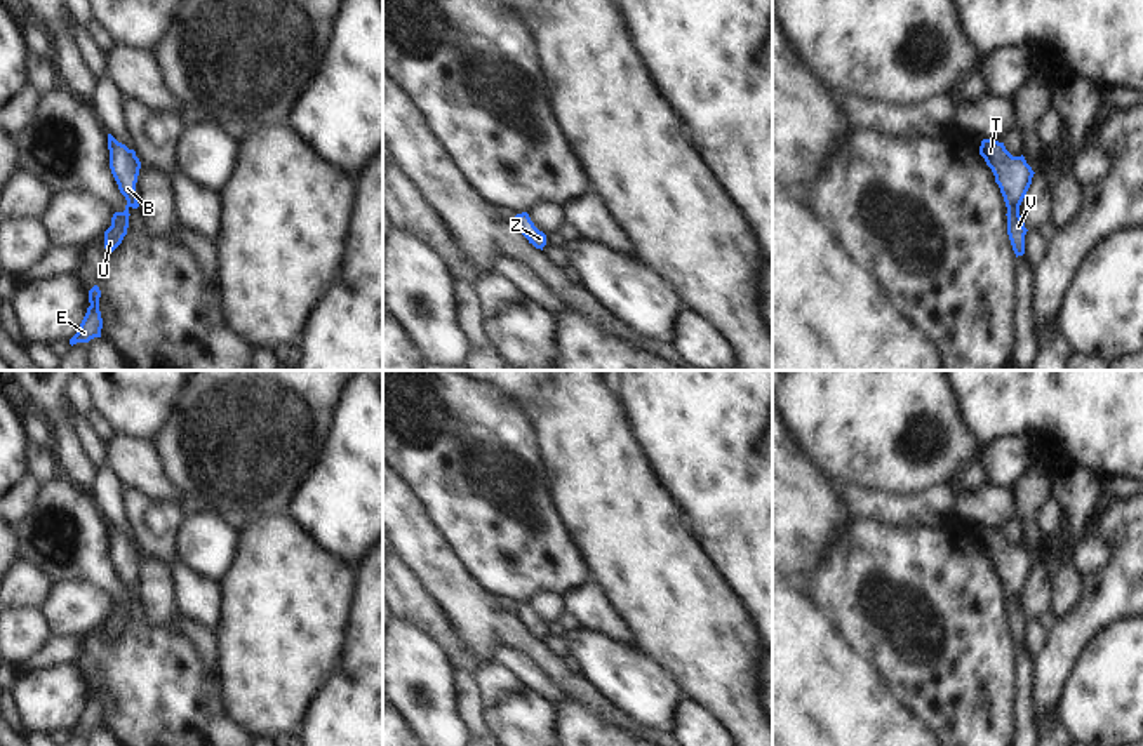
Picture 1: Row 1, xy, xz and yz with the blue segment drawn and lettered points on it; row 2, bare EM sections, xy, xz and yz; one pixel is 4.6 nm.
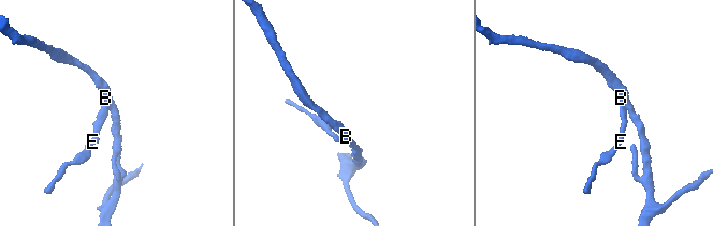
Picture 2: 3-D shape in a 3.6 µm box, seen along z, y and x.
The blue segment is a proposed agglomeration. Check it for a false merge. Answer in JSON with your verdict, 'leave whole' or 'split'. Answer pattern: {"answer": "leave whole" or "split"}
{"answer": "split"}

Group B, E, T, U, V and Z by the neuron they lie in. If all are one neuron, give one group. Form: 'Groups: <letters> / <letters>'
Groups: B T Z / E U V

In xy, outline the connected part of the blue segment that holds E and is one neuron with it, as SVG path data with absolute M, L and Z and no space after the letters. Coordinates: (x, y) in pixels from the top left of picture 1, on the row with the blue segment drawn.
M94 285L89 290L90 306L87 308L87 313L85 313L77 334L70 339L71 346L77 343L89 343L94 337L101 337L103 318L101 318L101 311L99 311L99 297L101 297L101 290L97 285Z

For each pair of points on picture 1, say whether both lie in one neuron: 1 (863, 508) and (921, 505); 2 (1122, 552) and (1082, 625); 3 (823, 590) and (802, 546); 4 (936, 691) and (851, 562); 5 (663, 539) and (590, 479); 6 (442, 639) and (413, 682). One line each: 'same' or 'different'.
1: same
2: same
3: different
4: same
5: same
6: different

